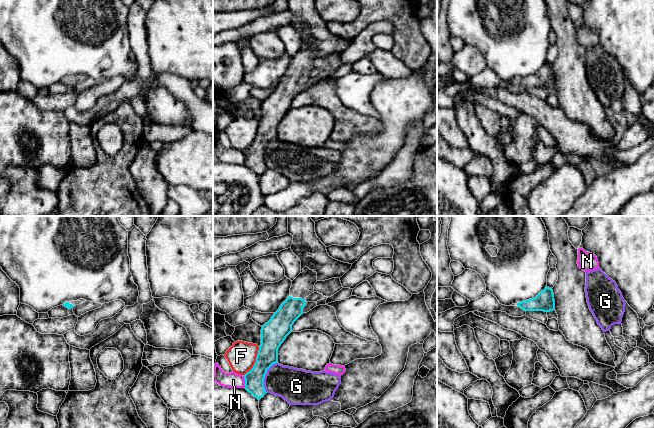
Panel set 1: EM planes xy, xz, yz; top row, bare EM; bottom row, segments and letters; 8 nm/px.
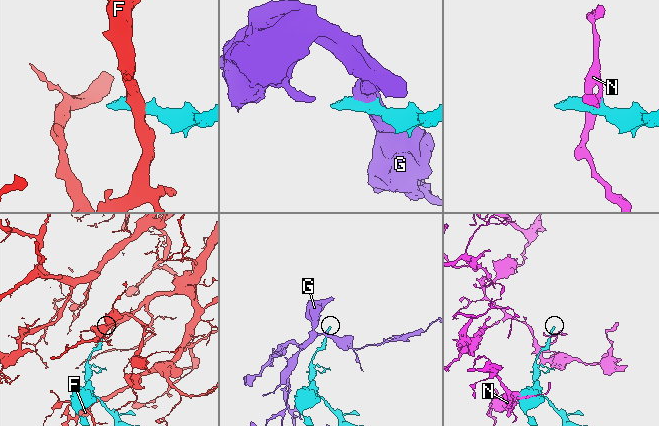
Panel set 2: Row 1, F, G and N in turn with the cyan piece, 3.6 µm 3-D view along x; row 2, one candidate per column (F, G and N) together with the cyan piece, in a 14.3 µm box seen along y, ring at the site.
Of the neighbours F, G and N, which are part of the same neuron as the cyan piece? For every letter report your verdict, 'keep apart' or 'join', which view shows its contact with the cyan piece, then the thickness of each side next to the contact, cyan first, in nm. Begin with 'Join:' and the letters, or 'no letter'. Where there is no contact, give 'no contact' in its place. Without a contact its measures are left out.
Join: no letter
F: keep apart; contact in xz; calibres 190 and 220 nm
G: keep apart; contact in xz; calibres 160 and 280 nm
N: keep apart; contact in xz; calibres 160 and 130 nm

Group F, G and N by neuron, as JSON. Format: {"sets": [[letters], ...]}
{"sets": [["F"], ["G"], ["N"]]}

